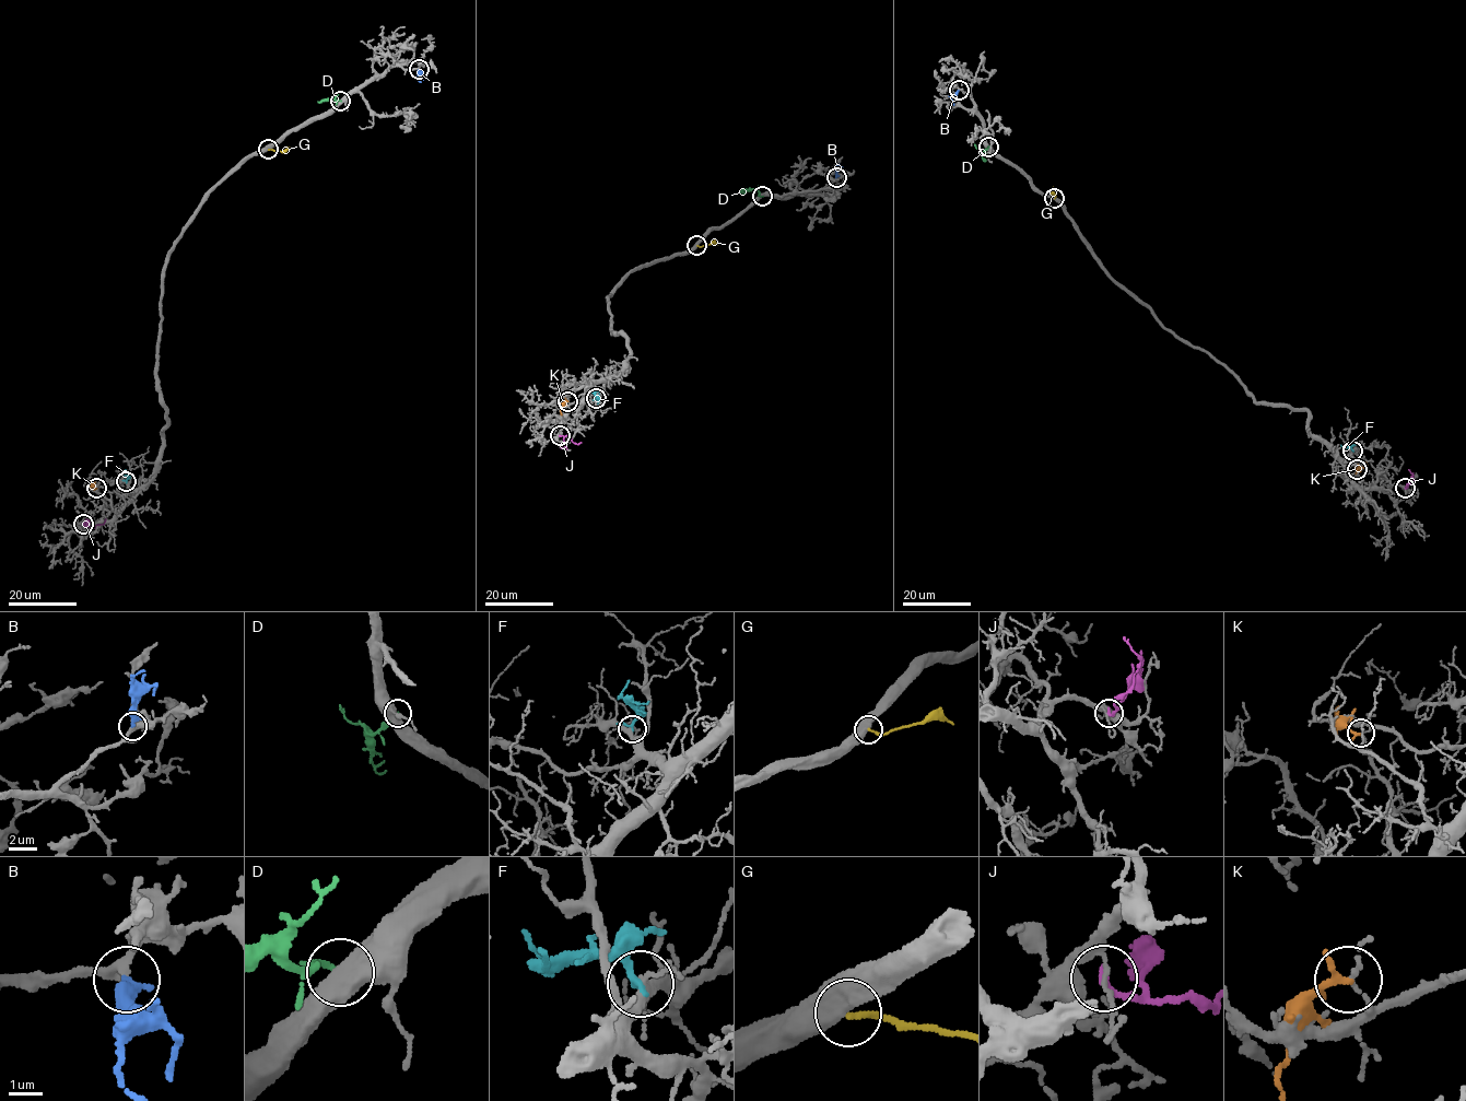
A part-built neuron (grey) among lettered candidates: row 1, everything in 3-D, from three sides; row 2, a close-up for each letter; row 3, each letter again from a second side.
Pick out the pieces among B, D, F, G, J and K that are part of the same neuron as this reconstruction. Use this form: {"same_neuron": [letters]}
{"same_neuron": ["B"]}

